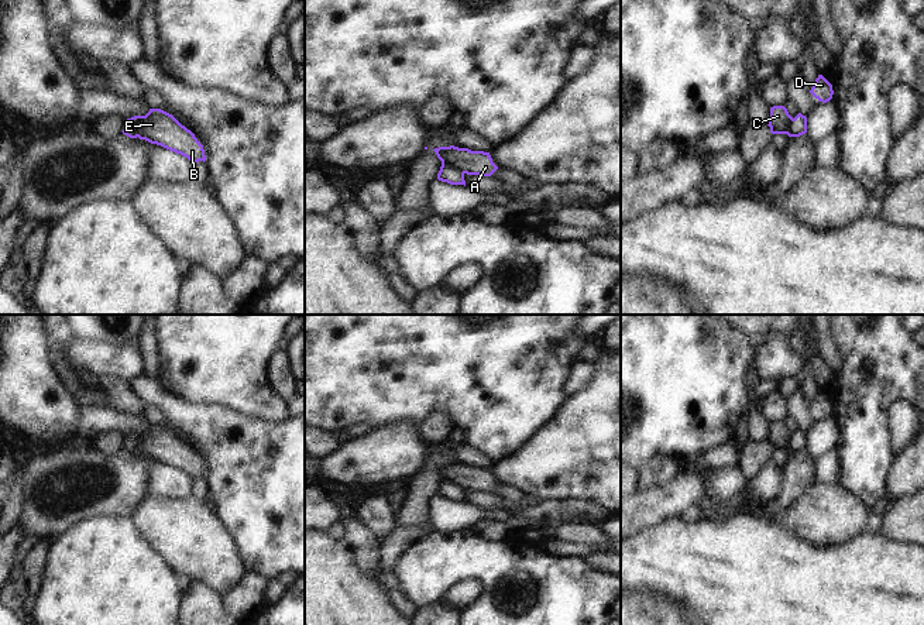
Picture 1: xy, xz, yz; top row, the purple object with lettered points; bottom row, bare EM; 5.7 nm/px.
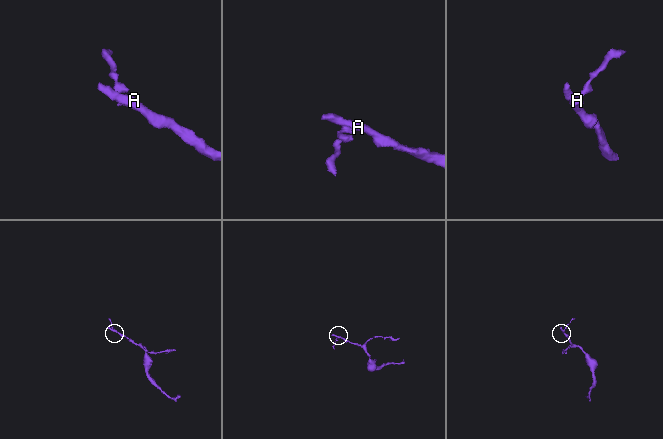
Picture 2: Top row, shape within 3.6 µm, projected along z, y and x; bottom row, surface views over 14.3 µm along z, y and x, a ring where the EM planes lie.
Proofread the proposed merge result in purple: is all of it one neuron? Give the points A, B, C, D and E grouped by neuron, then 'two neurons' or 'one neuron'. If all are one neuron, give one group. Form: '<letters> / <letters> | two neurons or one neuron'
A B C E / D | two neurons

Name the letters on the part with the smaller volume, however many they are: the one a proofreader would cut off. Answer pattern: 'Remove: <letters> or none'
Remove: D

